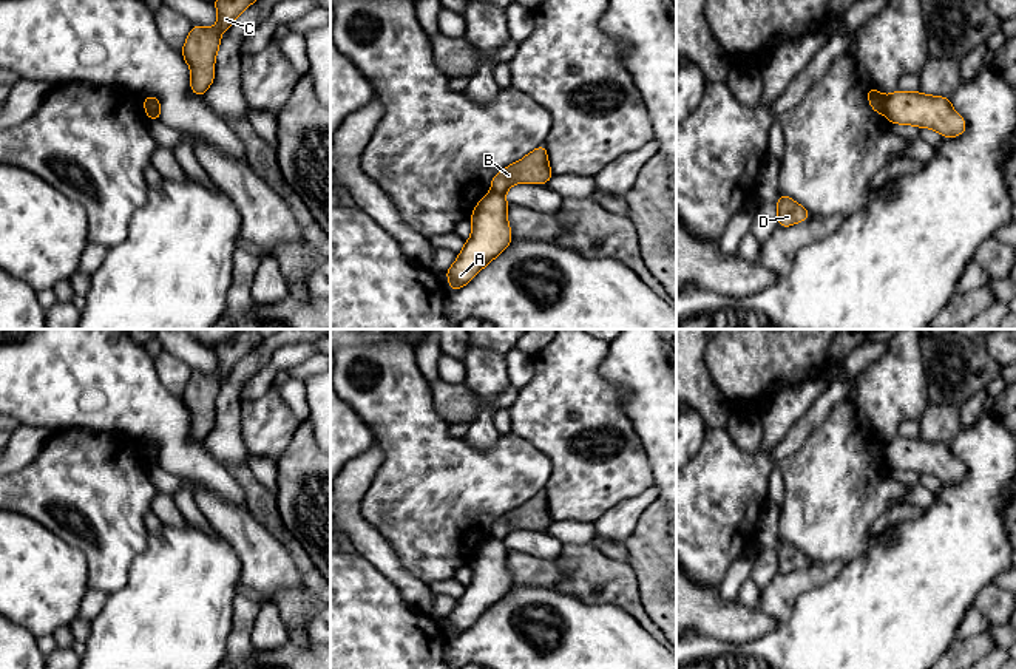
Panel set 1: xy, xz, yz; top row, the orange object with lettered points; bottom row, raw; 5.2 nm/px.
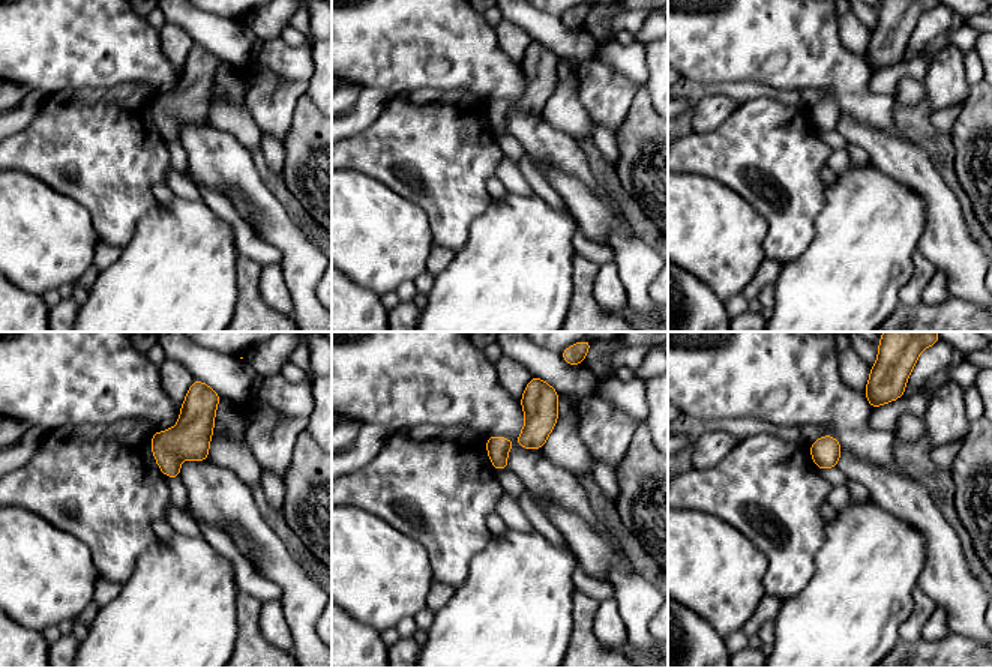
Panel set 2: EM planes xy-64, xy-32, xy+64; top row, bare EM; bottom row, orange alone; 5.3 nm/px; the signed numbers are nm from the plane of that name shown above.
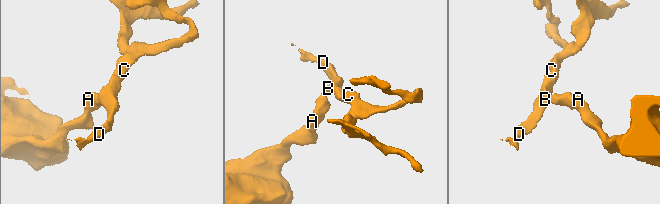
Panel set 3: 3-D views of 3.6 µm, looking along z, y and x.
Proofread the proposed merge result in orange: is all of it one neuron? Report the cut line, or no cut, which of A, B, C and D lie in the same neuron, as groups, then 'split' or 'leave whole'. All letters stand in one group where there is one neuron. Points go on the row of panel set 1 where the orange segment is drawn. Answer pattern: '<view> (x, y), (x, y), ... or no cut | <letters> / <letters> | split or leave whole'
yz (887, 96), (883, 110) | A / B C D | split

